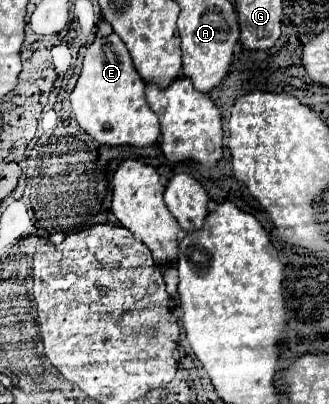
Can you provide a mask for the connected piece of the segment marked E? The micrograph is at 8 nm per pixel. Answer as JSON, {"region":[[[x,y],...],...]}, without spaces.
{"region":[[[117,33],[95,39],[87,47],[81,75],[71,93],[71,105],[81,129],[103,145],[145,147],[159,137],[159,119],[145,99],[145,83],[133,67],[127,45],[123,45]]]}

